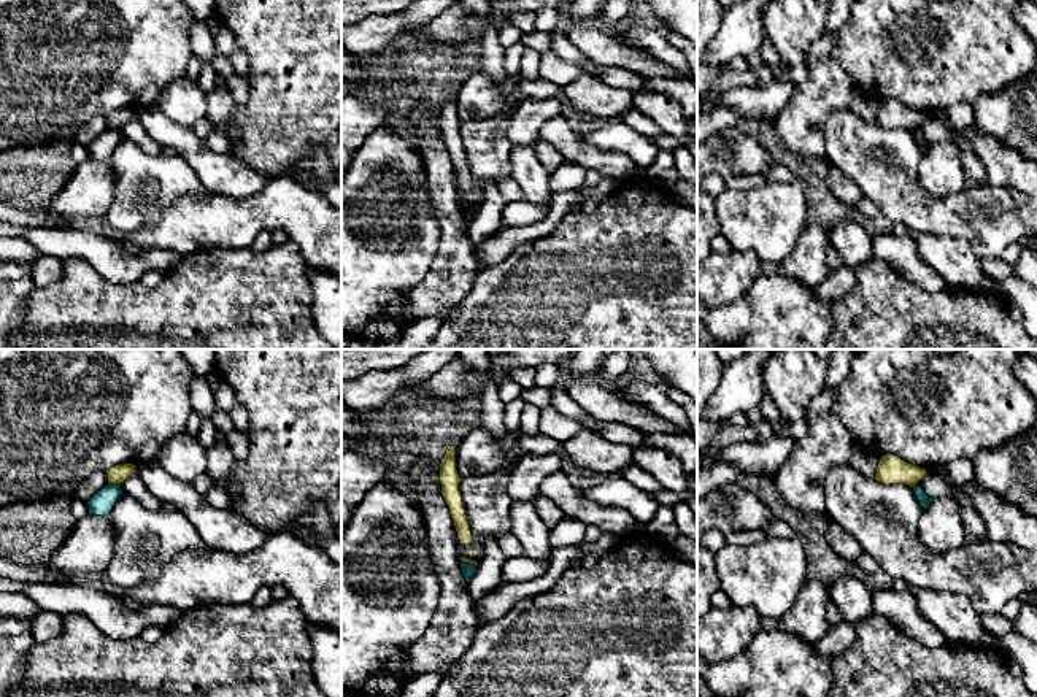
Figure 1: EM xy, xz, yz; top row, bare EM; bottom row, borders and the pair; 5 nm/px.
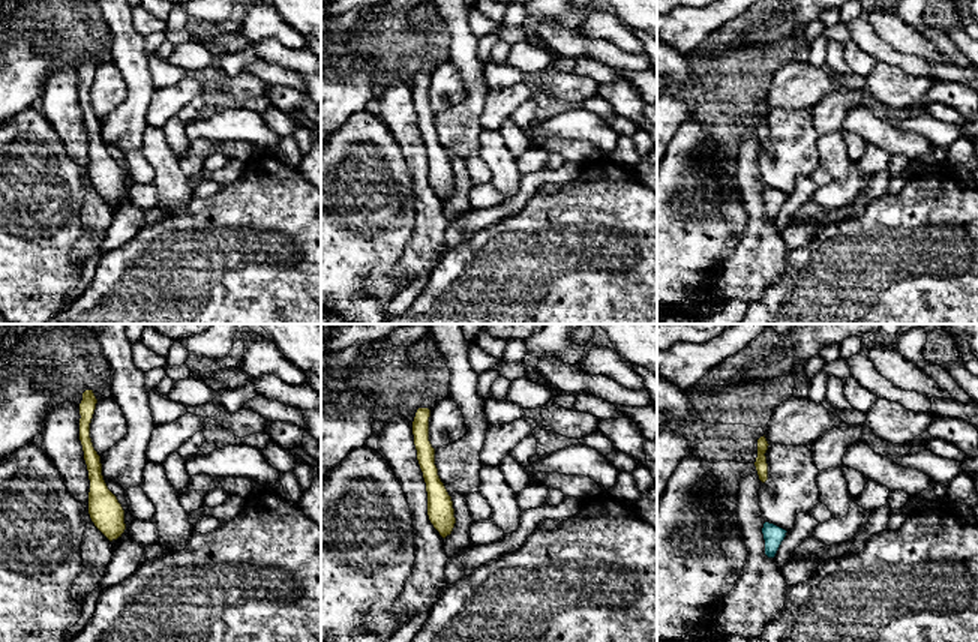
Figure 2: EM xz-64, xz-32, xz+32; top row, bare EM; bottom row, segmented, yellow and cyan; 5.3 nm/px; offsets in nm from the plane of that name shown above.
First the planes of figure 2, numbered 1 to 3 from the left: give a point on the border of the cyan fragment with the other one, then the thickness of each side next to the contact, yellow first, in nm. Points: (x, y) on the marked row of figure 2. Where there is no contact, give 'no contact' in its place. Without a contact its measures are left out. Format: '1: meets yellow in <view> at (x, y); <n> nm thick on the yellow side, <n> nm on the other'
1: no contact
2: no contact
3: no contact

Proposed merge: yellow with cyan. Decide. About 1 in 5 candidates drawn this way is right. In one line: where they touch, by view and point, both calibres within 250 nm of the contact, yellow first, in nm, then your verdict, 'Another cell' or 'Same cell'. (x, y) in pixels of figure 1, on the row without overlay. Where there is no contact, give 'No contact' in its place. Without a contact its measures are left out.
Touches yellow at xy (115, 127). Thickness 90 nm (yellow) against 110 nm. Another cell

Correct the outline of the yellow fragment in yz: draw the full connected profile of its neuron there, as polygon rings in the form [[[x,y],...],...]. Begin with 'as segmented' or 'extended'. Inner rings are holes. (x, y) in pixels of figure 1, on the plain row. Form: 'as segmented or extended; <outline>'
as segmented; [[[886,98],[881,100],[873,124],[886,130],[905,129],[908,132],[915,132],[926,119],[926,113],[908,108],[899,100]]]

